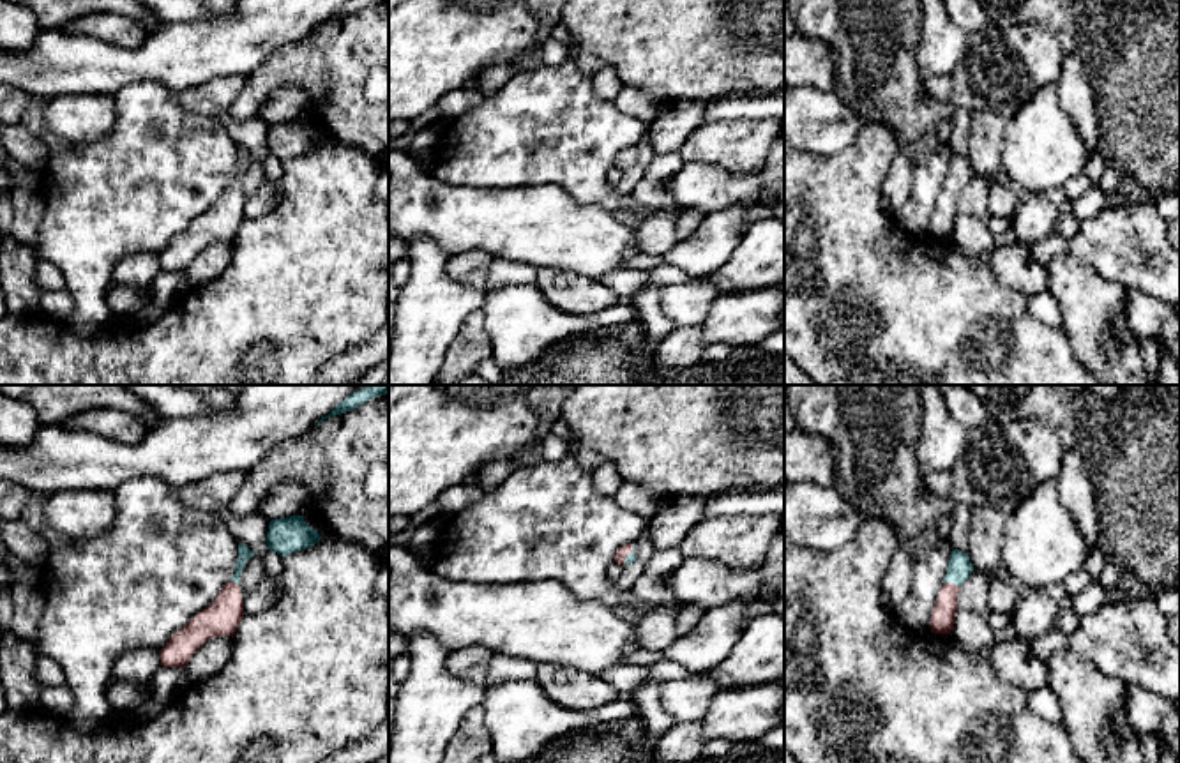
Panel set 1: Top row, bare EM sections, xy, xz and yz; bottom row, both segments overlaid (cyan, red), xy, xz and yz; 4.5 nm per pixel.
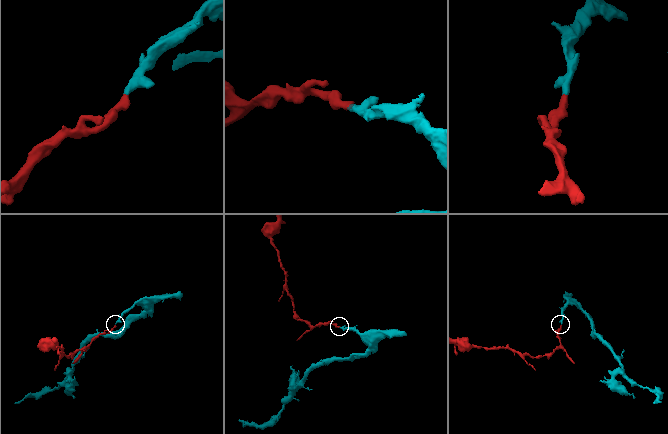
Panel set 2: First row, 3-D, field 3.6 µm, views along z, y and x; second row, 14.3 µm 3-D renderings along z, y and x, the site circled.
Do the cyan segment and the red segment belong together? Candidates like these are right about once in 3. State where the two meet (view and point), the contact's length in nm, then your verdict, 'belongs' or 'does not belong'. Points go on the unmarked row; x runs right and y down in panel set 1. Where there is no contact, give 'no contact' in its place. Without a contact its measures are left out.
contact yz (953, 186); length 80 nm; belongs

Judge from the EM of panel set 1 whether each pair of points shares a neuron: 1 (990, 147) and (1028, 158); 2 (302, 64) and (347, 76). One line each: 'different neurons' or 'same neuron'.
1: different neurons
2: same neuron

